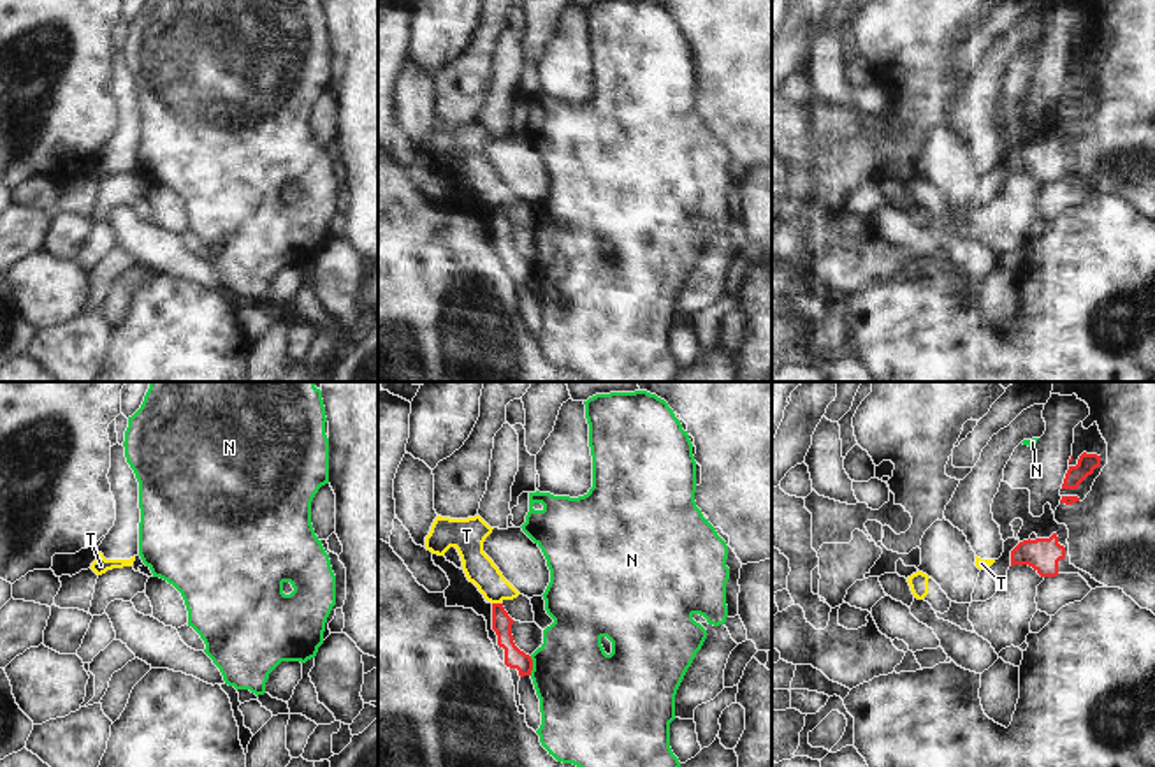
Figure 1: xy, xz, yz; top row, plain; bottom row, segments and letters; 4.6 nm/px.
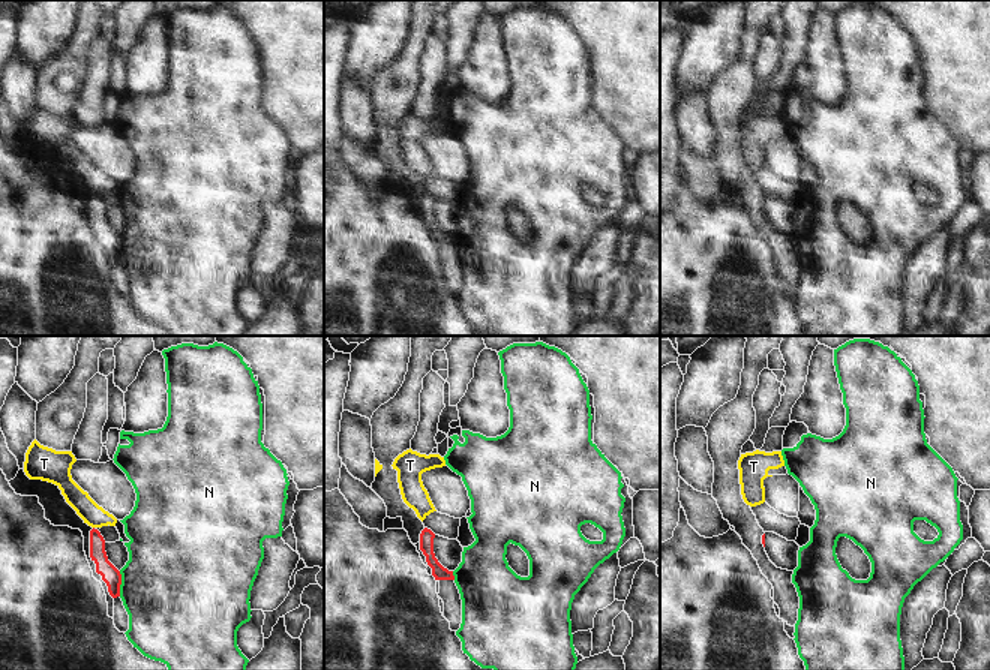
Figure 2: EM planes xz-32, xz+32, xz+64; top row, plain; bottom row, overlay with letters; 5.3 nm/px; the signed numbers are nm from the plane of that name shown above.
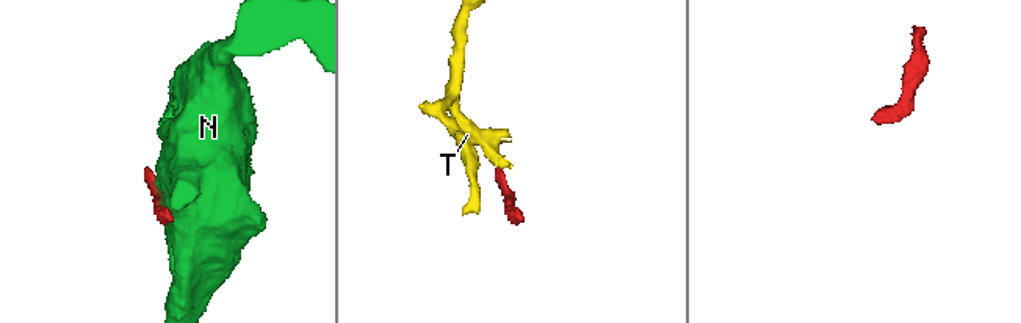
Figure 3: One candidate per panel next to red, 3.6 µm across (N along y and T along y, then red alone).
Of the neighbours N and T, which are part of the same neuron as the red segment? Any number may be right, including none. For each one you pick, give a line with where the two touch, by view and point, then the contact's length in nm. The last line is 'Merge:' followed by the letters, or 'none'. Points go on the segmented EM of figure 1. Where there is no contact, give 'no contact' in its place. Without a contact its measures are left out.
Merge: none

